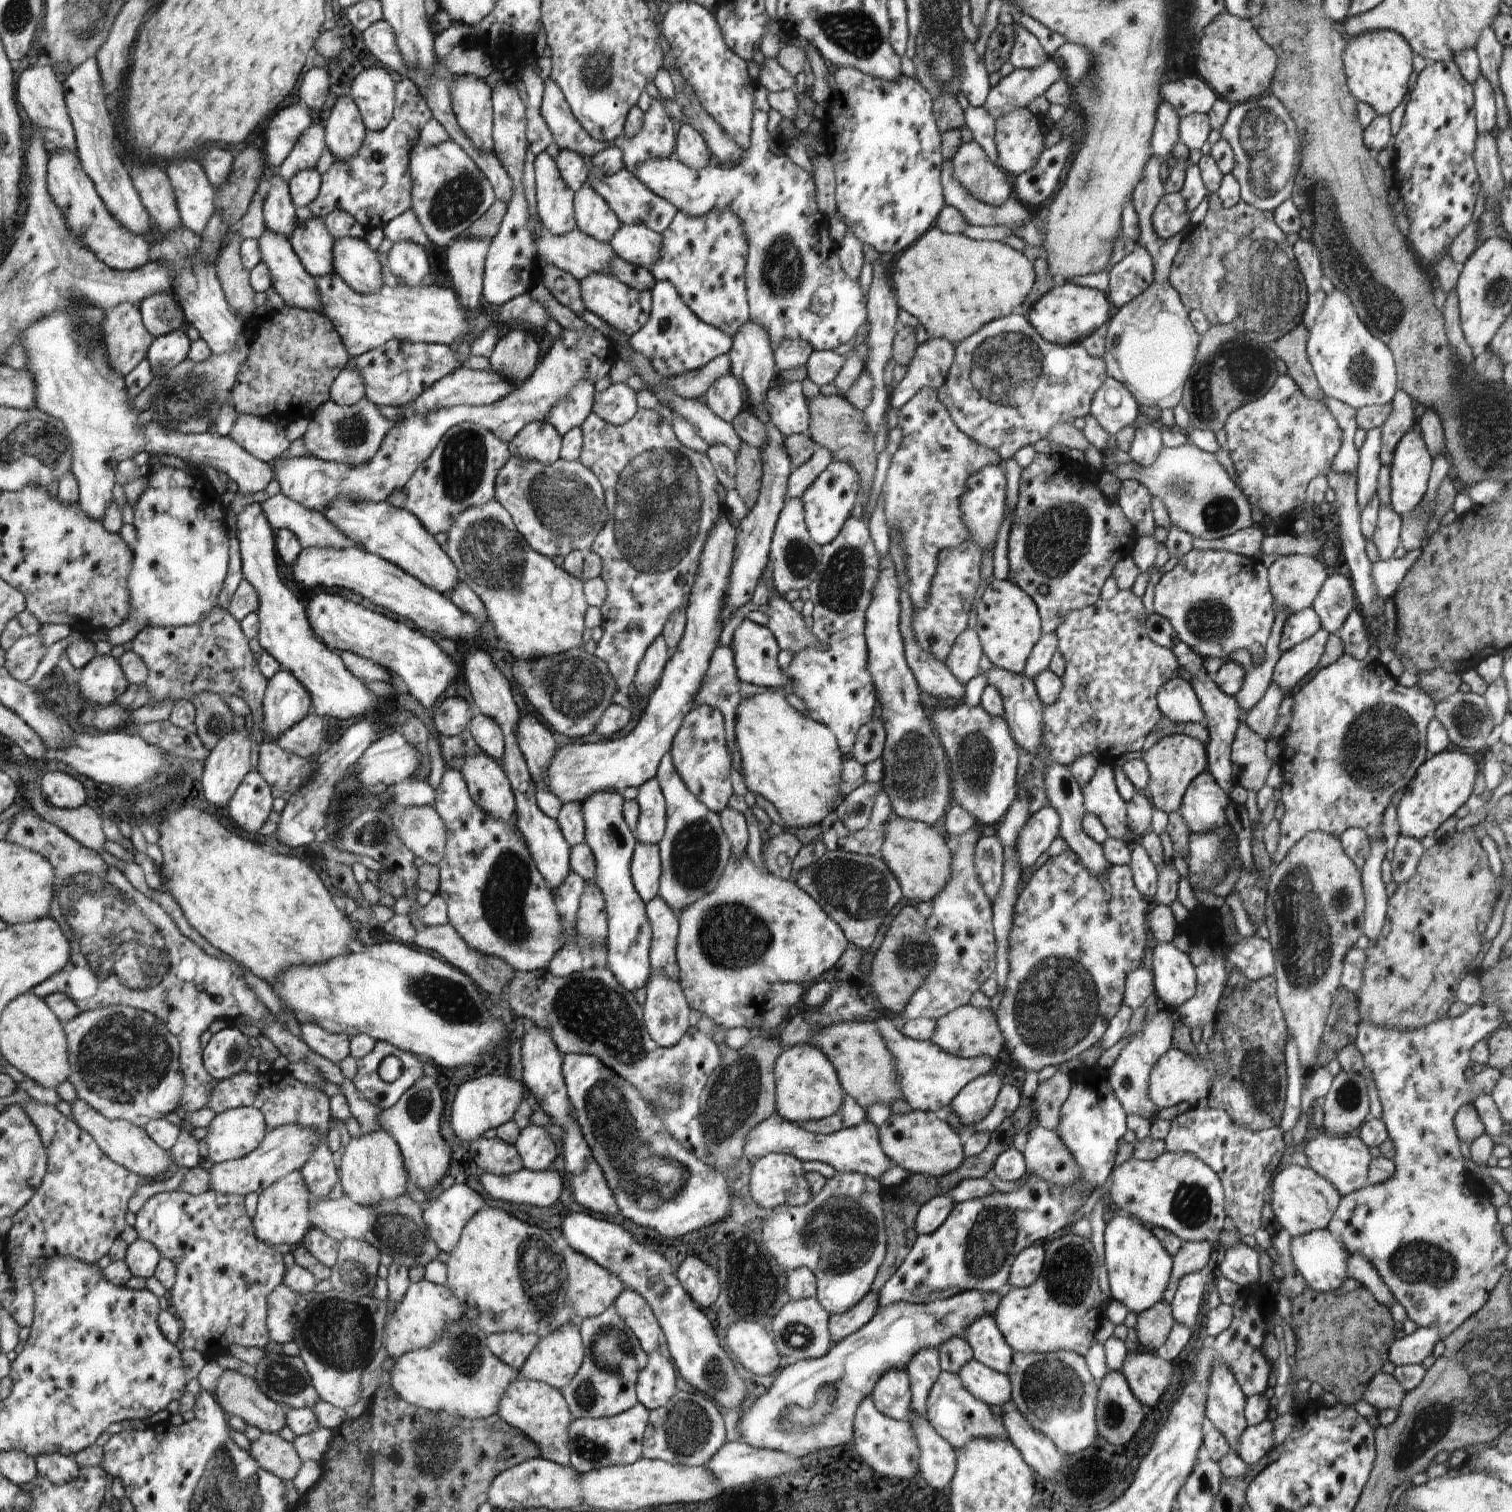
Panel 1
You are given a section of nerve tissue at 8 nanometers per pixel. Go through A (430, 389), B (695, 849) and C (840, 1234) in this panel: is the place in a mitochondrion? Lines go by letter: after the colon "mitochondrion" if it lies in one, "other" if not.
A: other
B: mitochondrion
C: mitochondrion

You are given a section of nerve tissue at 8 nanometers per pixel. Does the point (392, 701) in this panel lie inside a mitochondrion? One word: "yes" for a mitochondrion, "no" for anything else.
no

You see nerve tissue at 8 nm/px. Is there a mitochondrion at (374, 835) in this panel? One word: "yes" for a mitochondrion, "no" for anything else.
yes

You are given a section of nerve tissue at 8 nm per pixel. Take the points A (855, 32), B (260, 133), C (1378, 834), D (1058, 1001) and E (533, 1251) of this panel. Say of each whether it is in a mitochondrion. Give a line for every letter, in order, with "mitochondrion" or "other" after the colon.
A: mitochondrion
B: other
C: other
D: mitochondrion
E: mitochondrion

